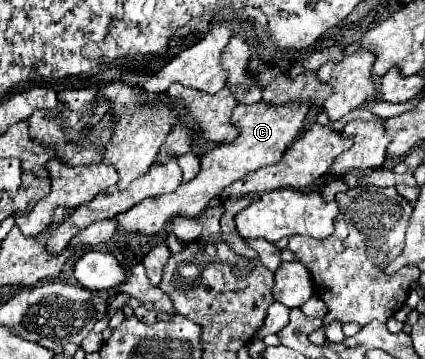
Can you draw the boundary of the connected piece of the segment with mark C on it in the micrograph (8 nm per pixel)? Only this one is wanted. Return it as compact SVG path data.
M237 105L231 115L231 125L237 125L239 135L231 145L221 145L215 149L209 149L201 153L201 171L195 179L189 183L179 185L173 193L145 199L139 205L133 205L133 209L127 209L113 217L117 223L119 233L139 233L139 235L157 235L165 221L173 219L175 215L181 217L197 217L207 203L217 197L227 185L239 181L251 171L257 171L261 167L273 165L281 159L281 153L291 145L291 141L297 137L297 133L303 129L303 119L307 115L309 105L281 105L281 109L273 109L273 105Z

